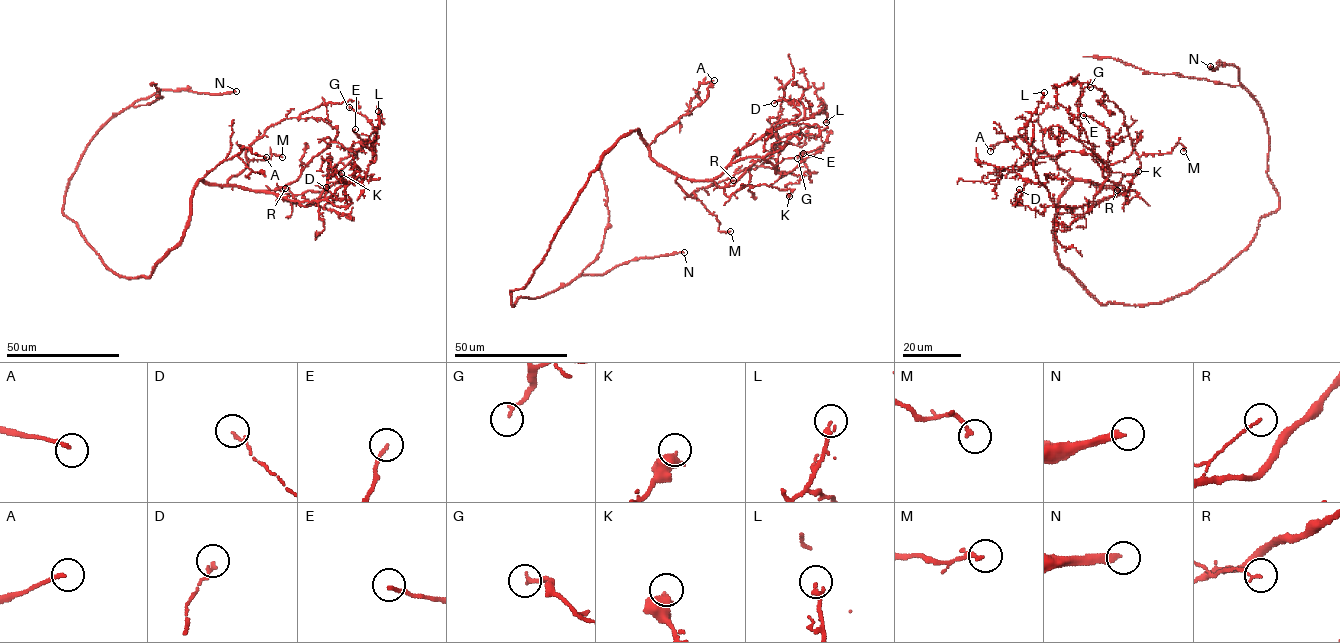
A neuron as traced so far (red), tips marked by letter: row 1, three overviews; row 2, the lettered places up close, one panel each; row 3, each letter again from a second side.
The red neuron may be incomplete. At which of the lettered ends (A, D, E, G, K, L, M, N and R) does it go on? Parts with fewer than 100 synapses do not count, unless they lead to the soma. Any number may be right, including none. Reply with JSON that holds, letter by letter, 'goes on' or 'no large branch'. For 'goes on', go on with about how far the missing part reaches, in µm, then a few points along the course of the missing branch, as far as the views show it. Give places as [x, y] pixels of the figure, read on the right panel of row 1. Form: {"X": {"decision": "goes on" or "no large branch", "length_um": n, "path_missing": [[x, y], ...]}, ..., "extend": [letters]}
{"A": {"decision": "no large branch"}, "D": {"decision": "no large branch"}, "E": {"decision": "no large branch"}, "G": {"decision": "no large branch"}, "K": {"decision": "no large branch"}, "L": {"decision": "no large branch"}, "M": {"decision": "no large branch"}, "N": {"decision": "goes on", "length_um": 200, "path_missing": [[1210, 66], [1175, 44], [956, 36], [936, 55], [942, 120], [904, 175]]}, "R": {"decision": "no large branch"}, "extend": ["N"]}

